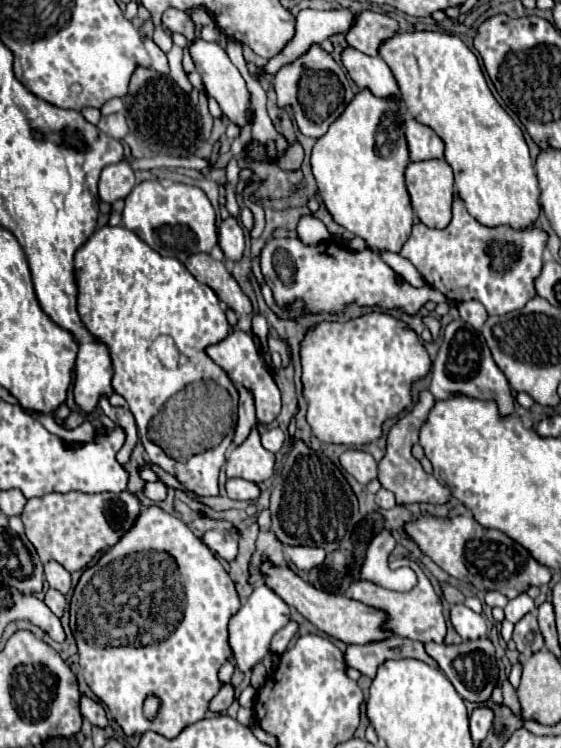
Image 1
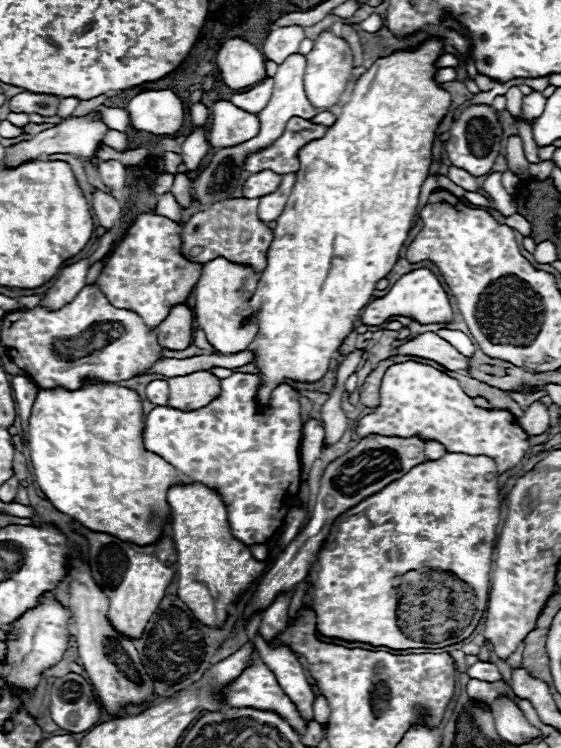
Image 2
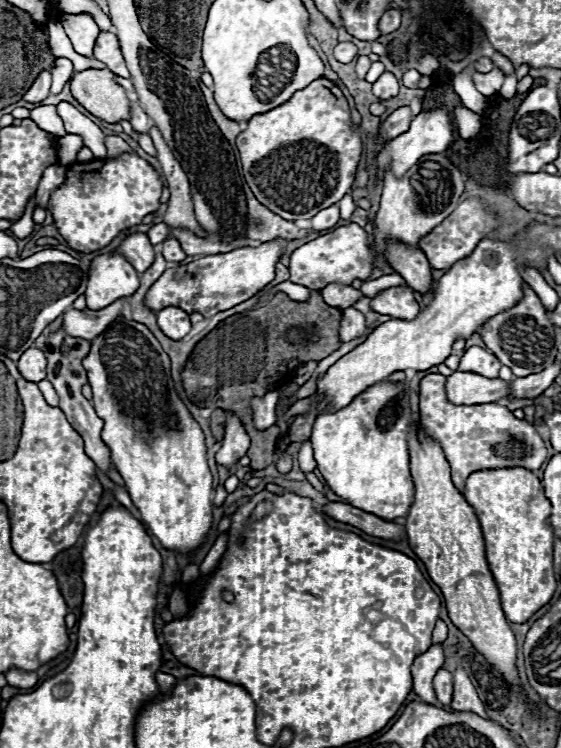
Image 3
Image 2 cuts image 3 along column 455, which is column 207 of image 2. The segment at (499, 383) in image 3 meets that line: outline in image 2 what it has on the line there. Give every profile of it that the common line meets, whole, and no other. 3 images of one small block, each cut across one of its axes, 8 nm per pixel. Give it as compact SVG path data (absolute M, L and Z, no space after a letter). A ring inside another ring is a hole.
M192 372L168 378L170 408L202 408L220 392L220 382L210 372Z

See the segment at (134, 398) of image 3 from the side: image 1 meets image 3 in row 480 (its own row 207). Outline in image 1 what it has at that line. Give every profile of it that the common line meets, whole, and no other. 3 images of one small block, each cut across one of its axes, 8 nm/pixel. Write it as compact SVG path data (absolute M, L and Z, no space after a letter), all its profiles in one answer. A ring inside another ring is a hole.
M146 180L134 186L126 196L122 222L158 254L178 258L180 262L186 262L192 254L210 252L218 244L216 212L206 194L188 184L162 186L158 180Z

